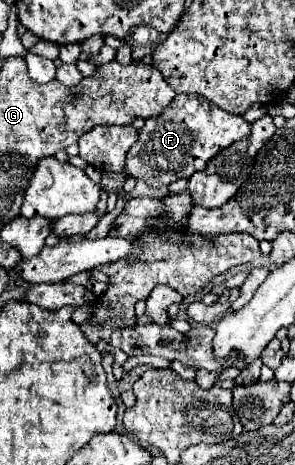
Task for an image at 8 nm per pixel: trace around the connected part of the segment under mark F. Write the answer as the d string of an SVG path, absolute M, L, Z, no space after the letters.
M176 95L158 117L144 121L138 141L128 151L124 171L134 179L142 179L148 187L160 189L204 169L212 155L248 137L248 131L252 131L252 125L242 115L226 113L202 95Z

